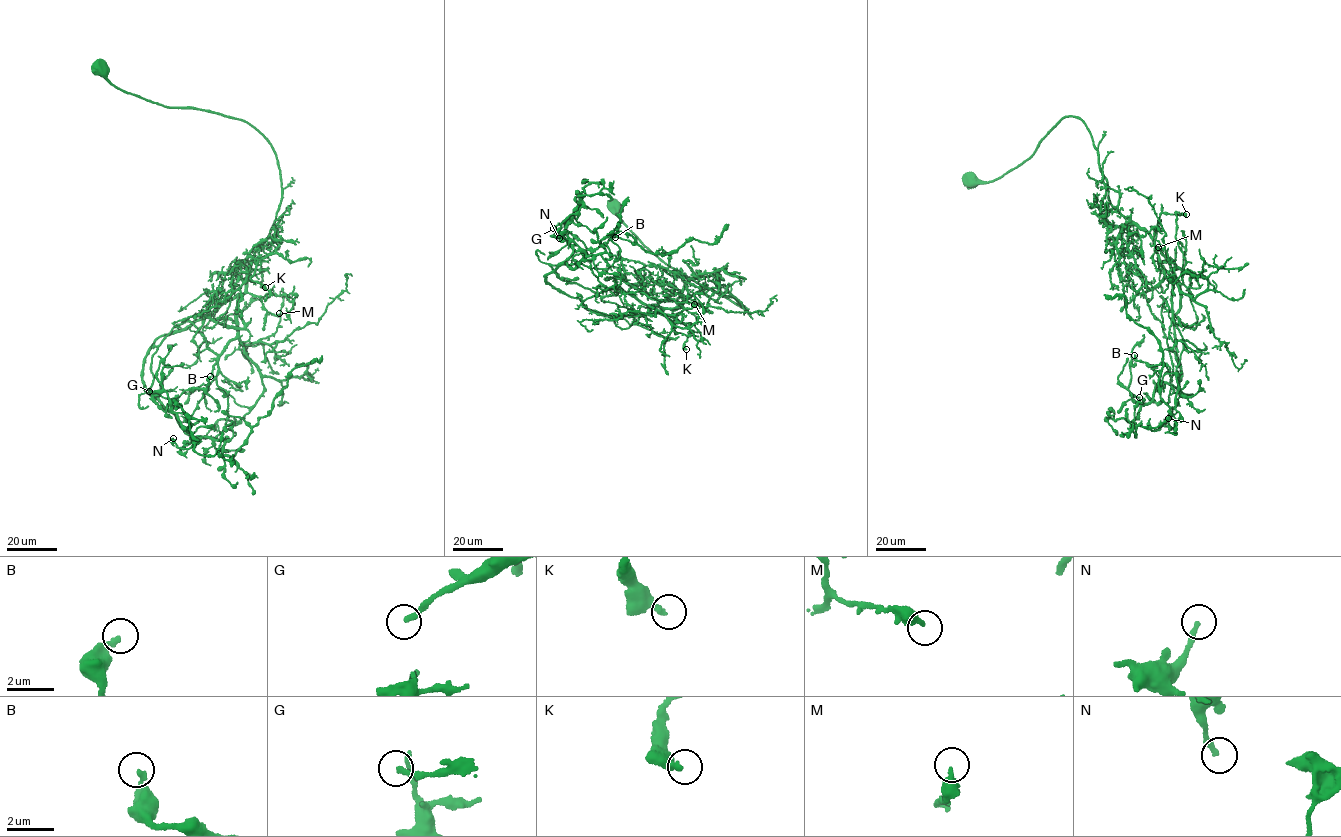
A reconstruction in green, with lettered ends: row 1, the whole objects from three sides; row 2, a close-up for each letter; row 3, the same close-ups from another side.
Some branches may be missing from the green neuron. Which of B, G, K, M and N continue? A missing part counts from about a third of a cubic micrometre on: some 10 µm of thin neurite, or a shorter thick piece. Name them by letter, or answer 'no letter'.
no letter

